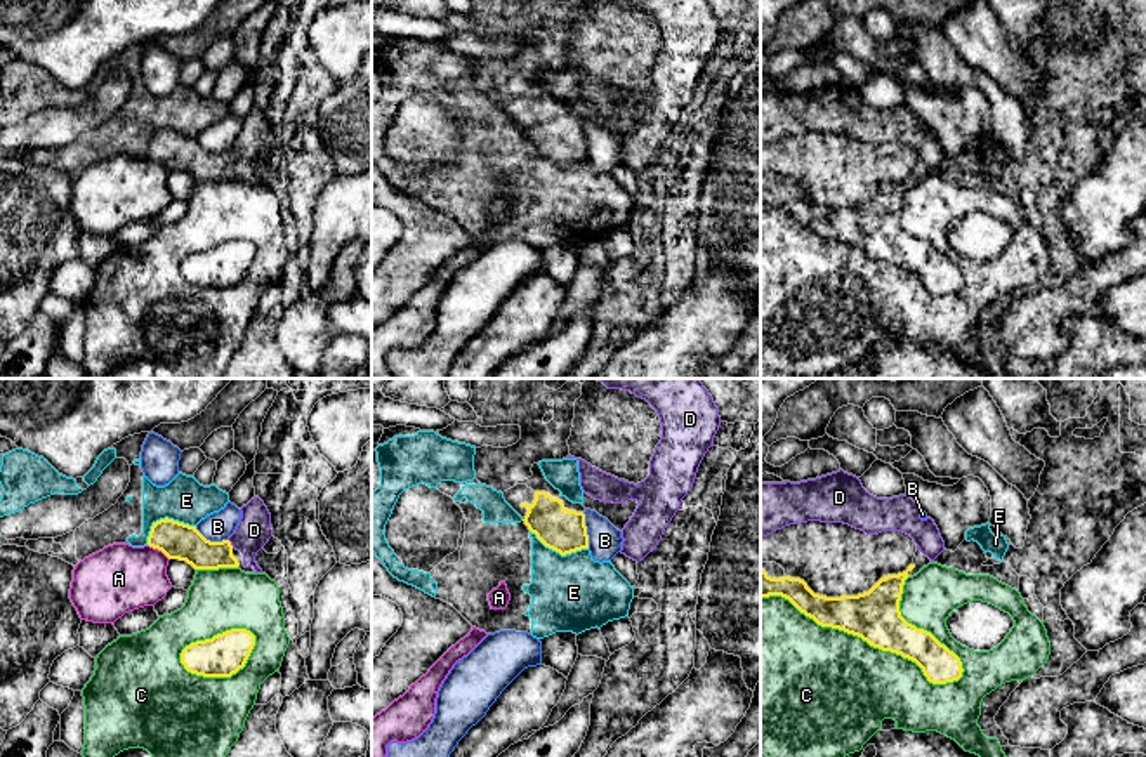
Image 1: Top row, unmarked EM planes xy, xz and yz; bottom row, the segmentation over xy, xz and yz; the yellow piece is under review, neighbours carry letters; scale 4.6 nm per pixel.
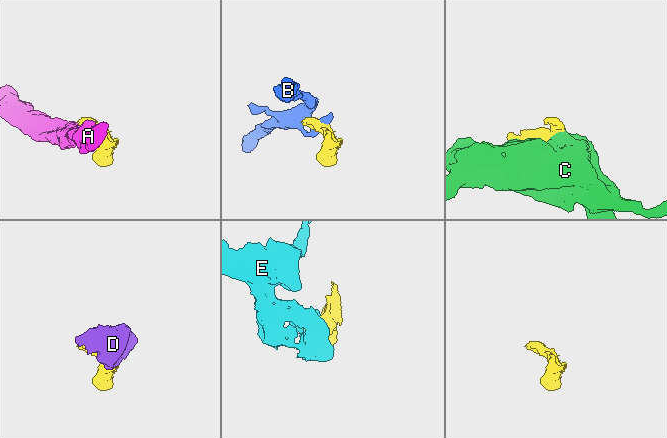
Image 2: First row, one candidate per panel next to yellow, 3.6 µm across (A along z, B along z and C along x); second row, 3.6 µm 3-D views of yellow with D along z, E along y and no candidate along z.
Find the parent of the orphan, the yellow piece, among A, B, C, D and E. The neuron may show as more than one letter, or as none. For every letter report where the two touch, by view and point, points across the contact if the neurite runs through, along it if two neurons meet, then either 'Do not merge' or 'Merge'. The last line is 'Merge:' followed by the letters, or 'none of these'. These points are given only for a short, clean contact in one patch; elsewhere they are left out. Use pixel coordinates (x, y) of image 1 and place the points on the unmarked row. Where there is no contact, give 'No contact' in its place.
A: Touches yellow at xy (158, 160). Boundary: xy (148, 155), (169, 171). Do not merge
B: Touches yellow at xz (586, 141). Boundary: xz (582, 124), (589, 158). Do not merge
C: Touches yellow at yz (863, 250). Do not merge
D: Touches yellow at xy (230, 155). Path across: xy (177, 151), (195, 160), (230, 155), (245, 150), (254, 141). Merge
E: Touches yellow at xy (165, 129). Boundary: xy (195, 138), (160, 129), (151, 138), (146, 155). Do not merge
Merge: D

